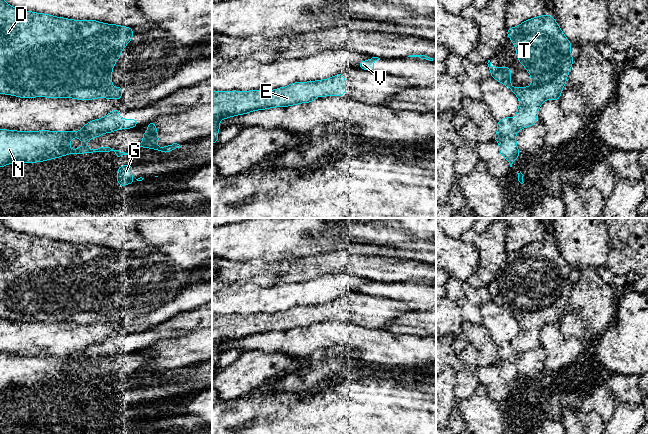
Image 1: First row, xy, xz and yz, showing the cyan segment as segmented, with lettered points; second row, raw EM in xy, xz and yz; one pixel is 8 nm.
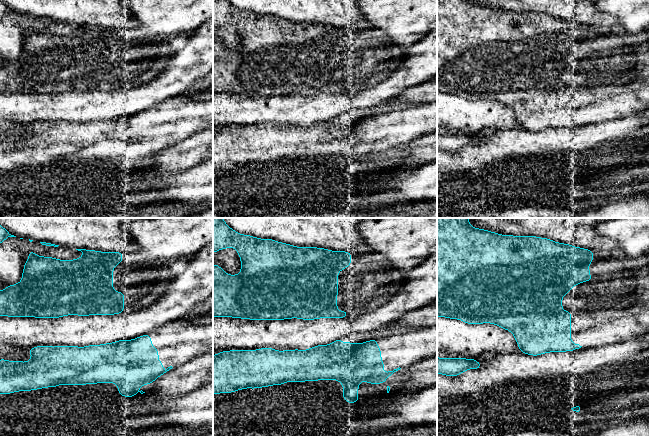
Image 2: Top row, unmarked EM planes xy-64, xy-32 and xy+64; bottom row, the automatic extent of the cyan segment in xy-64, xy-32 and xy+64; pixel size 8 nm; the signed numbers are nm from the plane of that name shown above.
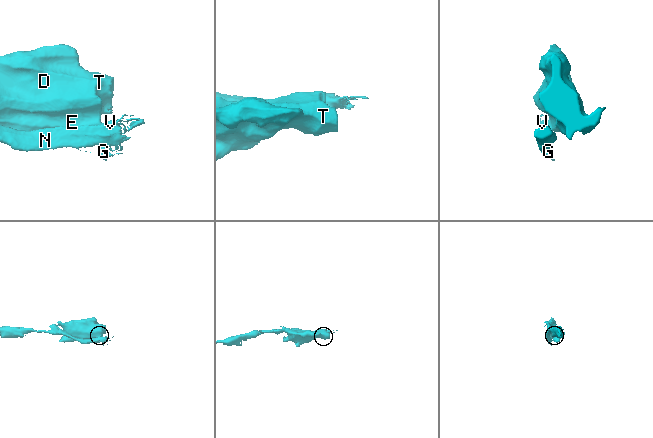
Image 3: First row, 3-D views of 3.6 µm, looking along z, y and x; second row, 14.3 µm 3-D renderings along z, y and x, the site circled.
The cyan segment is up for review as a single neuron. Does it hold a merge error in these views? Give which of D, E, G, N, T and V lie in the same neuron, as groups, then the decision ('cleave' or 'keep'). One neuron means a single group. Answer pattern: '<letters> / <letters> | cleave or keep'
D E T / G N V | cleave

